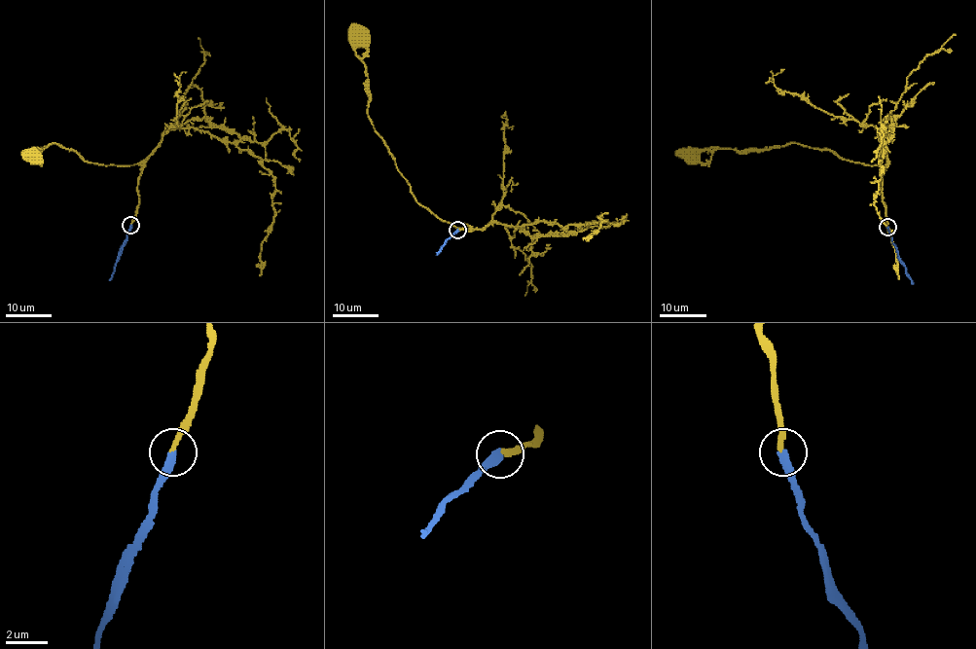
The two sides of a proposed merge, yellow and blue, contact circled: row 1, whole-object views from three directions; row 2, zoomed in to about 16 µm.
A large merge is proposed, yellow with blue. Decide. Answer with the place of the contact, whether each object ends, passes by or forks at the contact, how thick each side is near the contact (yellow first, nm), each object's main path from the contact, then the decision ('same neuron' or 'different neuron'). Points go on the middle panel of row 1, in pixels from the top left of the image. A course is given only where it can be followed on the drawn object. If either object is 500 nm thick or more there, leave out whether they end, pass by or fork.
at (457, 230); yellow ends there; blue ends there; 240 nm thick on the yellow side, 300 nm on the other; yellow runs (457, 230), (495, 222), (564, 227), (598, 217), (601, 226), (586, 241); blue runs (457, 230), (436, 255); same neuron

